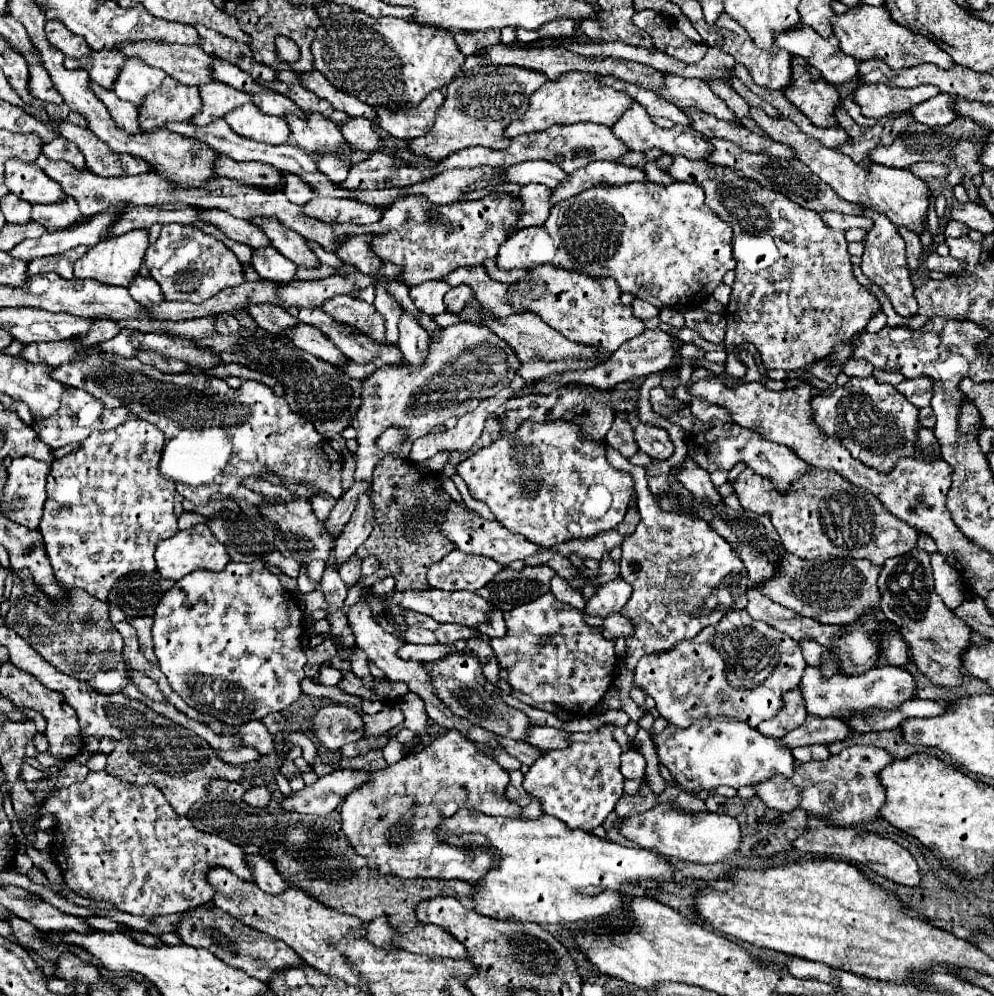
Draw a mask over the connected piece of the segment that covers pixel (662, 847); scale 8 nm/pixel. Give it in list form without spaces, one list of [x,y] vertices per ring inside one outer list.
[[[659,805],[645,813],[627,817],[619,827],[619,831],[643,849],[655,851],[663,857],[673,857],[681,861],[693,861],[693,863],[725,861],[729,855],[737,853],[741,845],[741,831],[737,819],[729,815],[709,813],[709,811],[703,811],[703,815],[691,815],[667,805]]]

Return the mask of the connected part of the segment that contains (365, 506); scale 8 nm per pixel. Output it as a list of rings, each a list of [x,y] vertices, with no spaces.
[[[369,493],[359,499],[359,507],[355,509],[355,515],[351,515],[349,523],[343,527],[337,543],[335,543],[335,569],[339,569],[345,559],[355,555],[355,549],[369,537],[373,529],[373,511]]]

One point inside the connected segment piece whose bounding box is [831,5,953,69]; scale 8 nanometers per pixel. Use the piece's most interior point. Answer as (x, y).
(866, 33)

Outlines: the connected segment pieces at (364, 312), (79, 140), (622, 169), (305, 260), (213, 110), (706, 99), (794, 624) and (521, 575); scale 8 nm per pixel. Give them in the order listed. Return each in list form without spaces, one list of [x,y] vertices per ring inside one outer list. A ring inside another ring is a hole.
[[[333,295],[331,299],[325,299],[319,309],[339,323],[359,327],[375,343],[387,343],[383,341],[383,317],[375,311],[373,305],[349,295]]]
[[[55,121],[59,133],[73,141],[81,153],[85,155],[87,169],[99,177],[119,177],[119,175],[139,175],[143,171],[151,171],[143,159],[135,159],[133,155],[119,155],[107,147],[93,131],[85,127],[71,125],[67,121]]]
[[[599,161],[591,163],[591,167],[583,167],[575,171],[575,175],[569,175],[567,183],[563,187],[553,189],[553,203],[559,203],[563,199],[569,199],[585,189],[591,187],[603,187],[603,185],[623,185],[623,183],[633,183],[633,181],[647,181],[647,175],[643,169],[637,167],[627,167],[621,163],[611,163],[611,161]]]
[[[251,219],[251,223],[259,223],[259,227],[263,227],[267,235],[271,235],[273,247],[281,251],[281,255],[291,259],[297,267],[307,269],[321,267],[321,261],[307,245],[307,239],[303,239],[299,233],[283,227],[281,223],[275,223],[275,219]]]
[[[219,81],[207,83],[199,87],[199,91],[203,99],[203,111],[195,115],[195,125],[209,125],[215,119],[223,119],[229,111],[253,101],[253,97],[245,91],[237,91],[231,85],[223,85]]]
[[[667,73],[667,85],[661,87],[657,93],[663,95],[667,101],[673,101],[677,107],[697,109],[715,115],[717,119],[741,125],[739,119],[735,119],[735,115],[727,107],[727,103],[723,103],[723,99],[719,99],[701,79],[687,79]]]
[[[747,587],[747,599],[749,599],[749,603],[747,603],[745,611],[749,613],[751,619],[763,621],[763,623],[771,625],[773,629],[789,635],[795,641],[813,639],[813,641],[821,643],[823,647],[833,649],[835,647],[833,639],[843,629],[841,625],[823,625],[811,617],[801,617],[795,611],[765,597],[759,587]]]
[[[505,567],[487,587],[479,589],[477,595],[483,595],[493,607],[501,611],[511,611],[517,605],[529,603],[539,595],[549,591],[549,583],[555,571],[551,567],[523,567],[521,571],[513,571]]]

